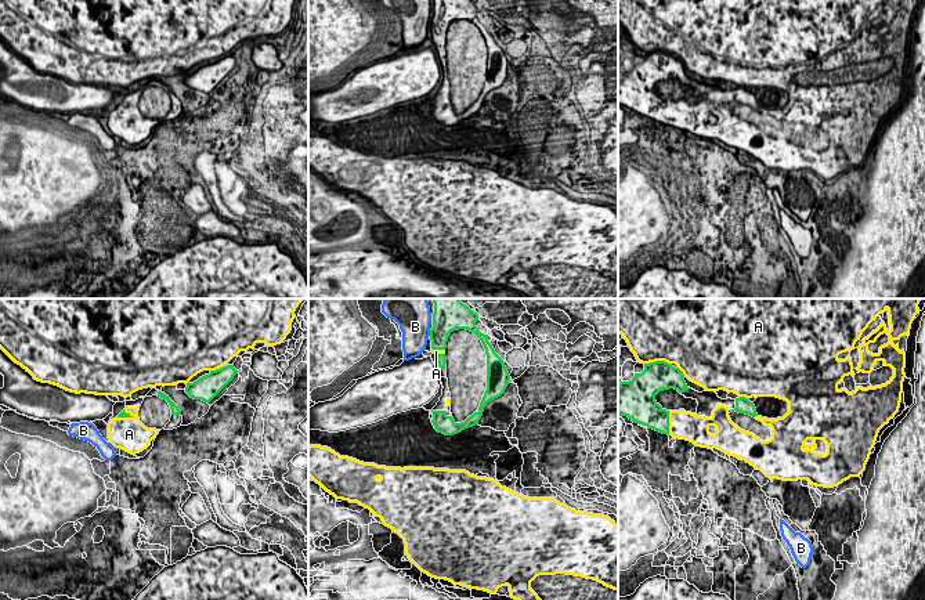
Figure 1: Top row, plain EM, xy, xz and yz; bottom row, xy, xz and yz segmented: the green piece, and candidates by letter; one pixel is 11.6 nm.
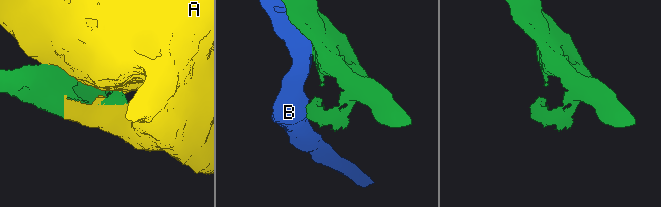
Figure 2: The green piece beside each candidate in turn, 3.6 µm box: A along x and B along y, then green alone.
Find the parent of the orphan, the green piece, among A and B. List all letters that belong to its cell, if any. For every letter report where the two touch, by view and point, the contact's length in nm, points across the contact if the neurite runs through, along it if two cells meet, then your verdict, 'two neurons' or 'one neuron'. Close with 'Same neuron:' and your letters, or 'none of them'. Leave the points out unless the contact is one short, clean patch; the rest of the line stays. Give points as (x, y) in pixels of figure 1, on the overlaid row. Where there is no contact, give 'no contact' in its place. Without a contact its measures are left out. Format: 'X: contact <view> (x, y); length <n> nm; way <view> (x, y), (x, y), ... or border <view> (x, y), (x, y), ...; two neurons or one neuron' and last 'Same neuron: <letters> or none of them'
A: contact yz (657, 361); length 300 nm; one neuron
B: contact xz (430, 332); length 80 nm; two neurons
Same neuron: A

